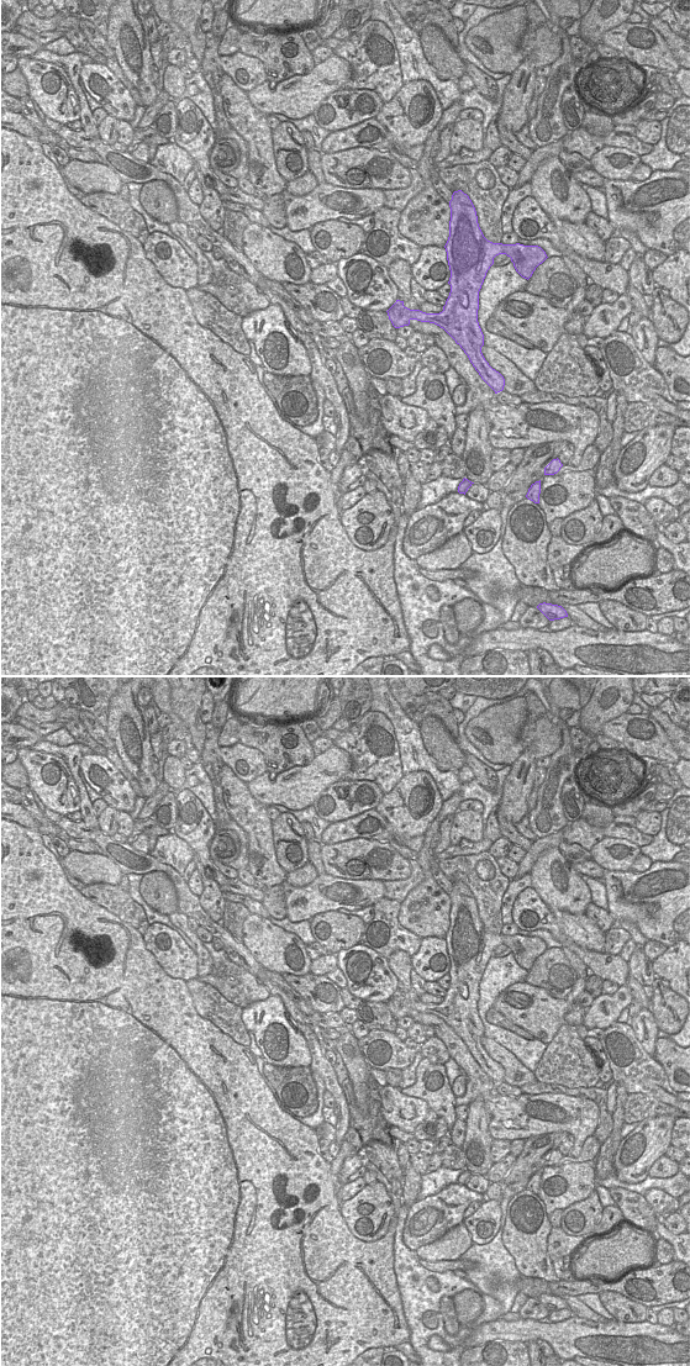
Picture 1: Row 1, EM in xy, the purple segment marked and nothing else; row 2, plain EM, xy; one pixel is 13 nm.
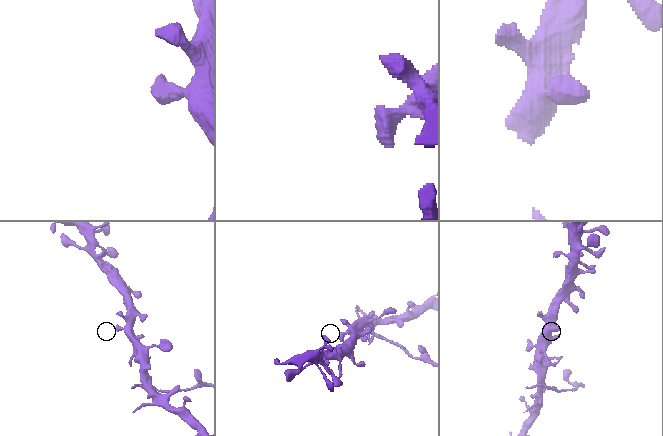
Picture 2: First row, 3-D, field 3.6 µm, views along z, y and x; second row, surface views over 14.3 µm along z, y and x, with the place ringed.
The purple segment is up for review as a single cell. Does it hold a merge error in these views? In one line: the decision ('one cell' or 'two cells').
one cell

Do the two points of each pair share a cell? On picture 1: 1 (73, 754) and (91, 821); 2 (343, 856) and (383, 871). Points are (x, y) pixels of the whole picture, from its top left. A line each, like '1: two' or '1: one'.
1: one
2: one

